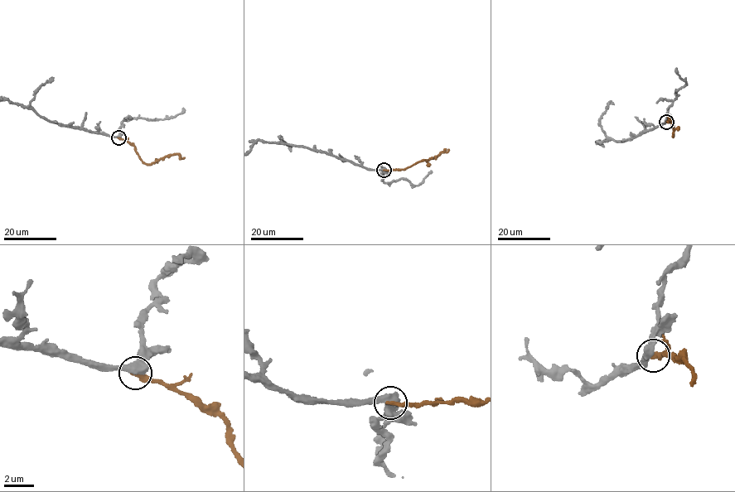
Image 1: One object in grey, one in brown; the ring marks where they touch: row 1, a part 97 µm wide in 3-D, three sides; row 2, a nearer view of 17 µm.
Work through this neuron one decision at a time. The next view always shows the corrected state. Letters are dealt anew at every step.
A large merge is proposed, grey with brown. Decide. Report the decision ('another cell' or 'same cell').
another cell

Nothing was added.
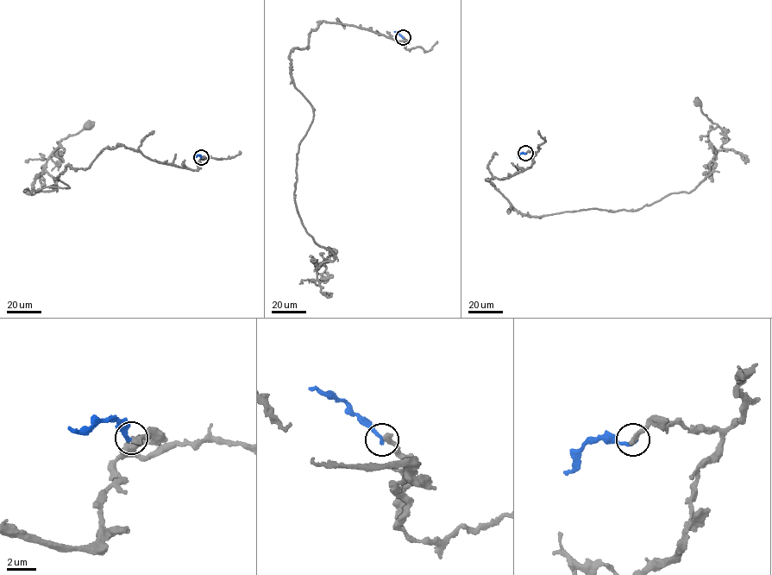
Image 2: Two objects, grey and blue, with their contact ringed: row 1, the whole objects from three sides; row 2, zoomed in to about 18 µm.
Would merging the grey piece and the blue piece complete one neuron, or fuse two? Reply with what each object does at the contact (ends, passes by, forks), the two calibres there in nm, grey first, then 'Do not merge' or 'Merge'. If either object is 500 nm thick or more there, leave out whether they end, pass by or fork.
At the ring grey ends. At the ring blue ends. Thickness 380 nm (grey) against 280 nm. Do not merge

